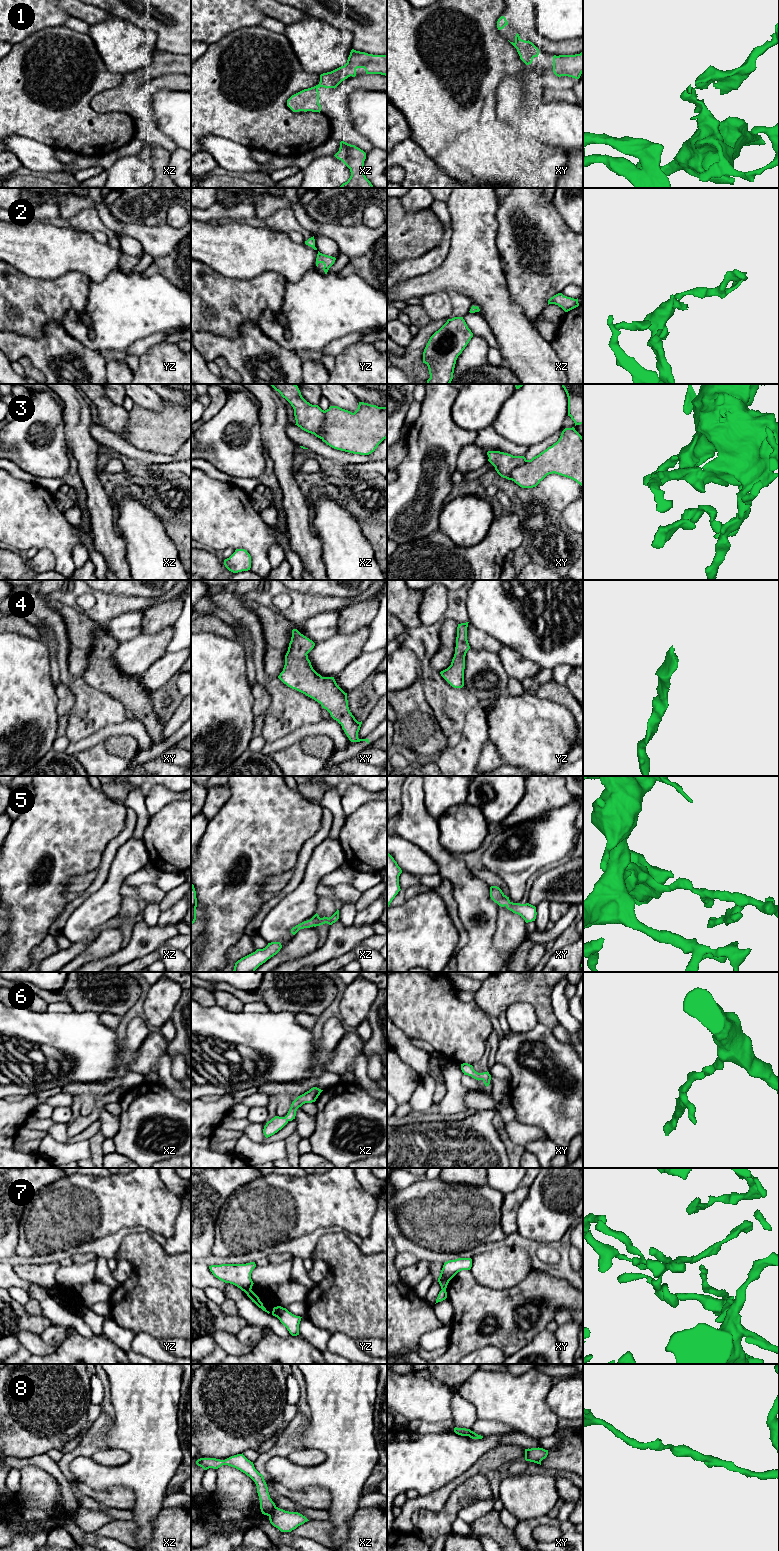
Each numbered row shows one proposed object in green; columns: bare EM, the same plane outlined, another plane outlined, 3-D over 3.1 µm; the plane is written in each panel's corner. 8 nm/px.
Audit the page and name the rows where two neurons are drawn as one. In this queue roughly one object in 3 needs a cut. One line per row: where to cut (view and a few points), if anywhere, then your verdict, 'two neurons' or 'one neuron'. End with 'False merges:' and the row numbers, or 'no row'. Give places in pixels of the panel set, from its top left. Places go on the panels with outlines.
1: cut none; one neuron
2: cut none; one neuron
3: cut none; one neuron
4: cut none; one neuron
5: cut none; one neuron
6: cut none; one neuron
7: cut none; one neuron
8: cut xz (275, 1505), (269, 1516); two neurons
False merges: 8

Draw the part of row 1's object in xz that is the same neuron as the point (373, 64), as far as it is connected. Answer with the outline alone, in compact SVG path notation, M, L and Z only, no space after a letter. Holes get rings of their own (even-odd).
M352 49L347 63L344 66L321 74L318 85L292 95L287 100L287 106L293 112L312 111L320 113L321 105L319 104L318 89L320 87L335 89L348 77L355 77L357 68L364 68L366 74L381 74L387 76L387 55L373 55Z

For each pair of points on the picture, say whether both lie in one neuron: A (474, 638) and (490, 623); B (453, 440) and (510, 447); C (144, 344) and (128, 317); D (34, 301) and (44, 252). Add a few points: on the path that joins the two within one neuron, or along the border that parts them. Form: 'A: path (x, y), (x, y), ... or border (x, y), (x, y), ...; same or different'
A: border (469, 622), (491, 635), (501, 644); different
B: border (478, 432), (473, 442); different
C: border (163, 331), (152, 333), (136, 340), (124, 352); different
D: border (16, 269), (29, 276), (43, 279), (61, 276); different

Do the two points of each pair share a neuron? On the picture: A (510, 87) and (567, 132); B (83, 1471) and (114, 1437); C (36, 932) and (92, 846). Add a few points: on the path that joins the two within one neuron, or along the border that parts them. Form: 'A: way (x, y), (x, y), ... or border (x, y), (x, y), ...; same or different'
A: way (517, 104), (535, 122), (550, 122); same
B: way (102, 1472), (122, 1472), (133, 1461), (133, 1452); same
C: way (36, 910), (36, 900), (70, 866); same

